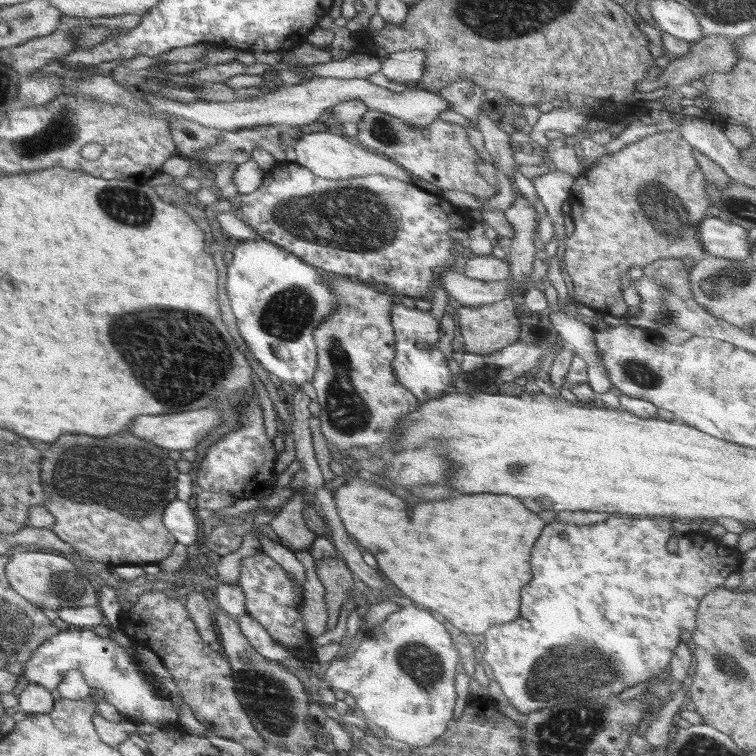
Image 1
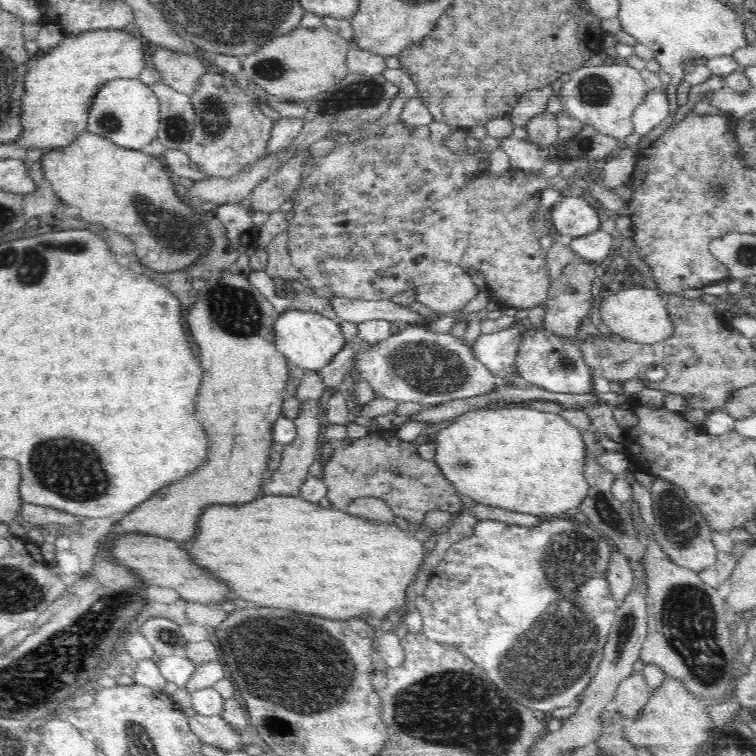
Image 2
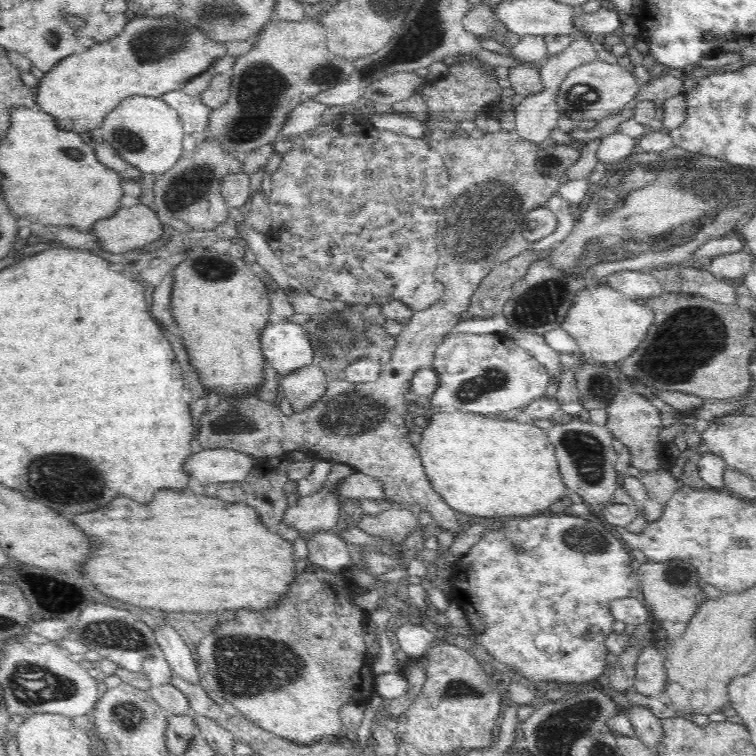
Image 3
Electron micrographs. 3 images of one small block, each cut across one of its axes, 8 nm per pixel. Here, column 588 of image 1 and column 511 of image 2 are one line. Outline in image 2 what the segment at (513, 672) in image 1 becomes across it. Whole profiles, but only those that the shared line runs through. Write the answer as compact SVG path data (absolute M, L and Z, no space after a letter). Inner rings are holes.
M479 520L474 527L474 532L464 537L460 542L452 544L442 557L440 564L429 577L427 588L422 595L415 598L416 610L420 612L423 620L423 633L434 642L455 646L464 656L472 662L482 666L482 670L490 676L490 680L506 692L508 698L527 706L532 711L552 712L555 709L568 706L587 687L603 657L603 648L606 644L610 629L615 620L616 609L620 602L612 598L612 593L607 581L608 566L612 546L598 532L588 527L585 523L573 520L543 520L533 527L509 525L497 520Z

